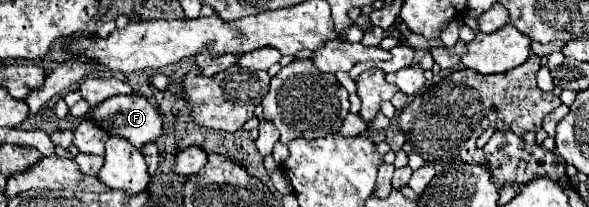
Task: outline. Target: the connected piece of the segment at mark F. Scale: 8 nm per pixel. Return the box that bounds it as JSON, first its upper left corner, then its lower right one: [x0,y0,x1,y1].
[90,94,162,148]

